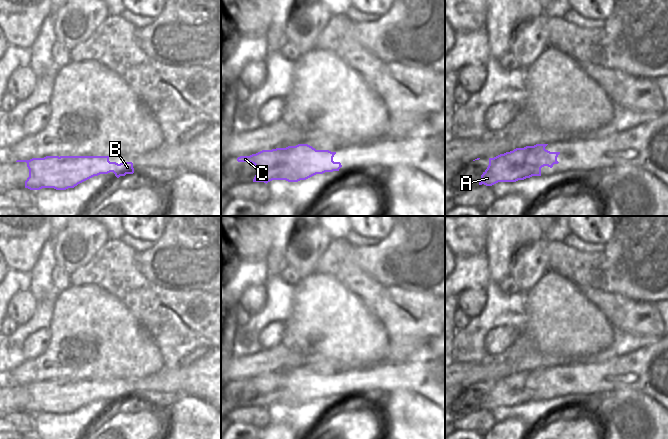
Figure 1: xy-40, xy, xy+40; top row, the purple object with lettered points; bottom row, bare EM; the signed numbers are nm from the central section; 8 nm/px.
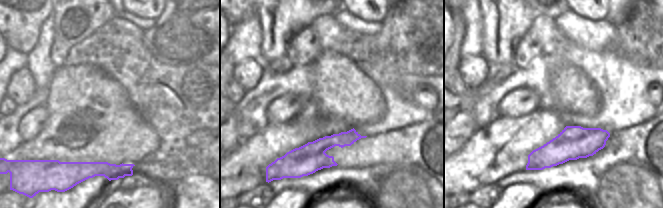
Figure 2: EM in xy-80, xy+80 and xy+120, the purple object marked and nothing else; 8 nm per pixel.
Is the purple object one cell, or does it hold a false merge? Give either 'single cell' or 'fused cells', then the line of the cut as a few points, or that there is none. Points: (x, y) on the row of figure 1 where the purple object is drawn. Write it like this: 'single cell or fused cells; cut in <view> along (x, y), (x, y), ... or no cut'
fused cells; cut in xy along (276, 148), (288, 151), (284, 157), (286, 163), (334, 170)

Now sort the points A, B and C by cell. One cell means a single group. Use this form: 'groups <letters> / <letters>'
groups A C / B

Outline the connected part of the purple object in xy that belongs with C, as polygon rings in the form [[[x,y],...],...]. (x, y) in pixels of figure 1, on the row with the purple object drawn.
[[[262,150],[250,156],[240,156],[237,158],[237,161],[254,164],[257,173],[253,182],[264,182],[266,184],[272,180],[298,182],[300,180],[306,180],[316,174],[334,171],[286,164],[284,157],[288,155],[288,150]]]

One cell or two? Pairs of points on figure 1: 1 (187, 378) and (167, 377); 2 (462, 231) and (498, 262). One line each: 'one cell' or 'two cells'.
1: one cell
2: two cells

